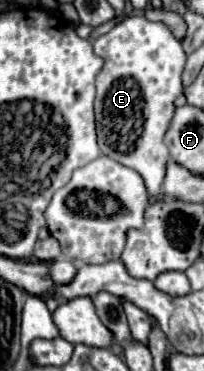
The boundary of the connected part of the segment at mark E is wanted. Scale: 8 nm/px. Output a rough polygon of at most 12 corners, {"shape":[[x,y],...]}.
{"shape":[[163,22],[99,36],[99,148],[157,196],[187,56]]}

